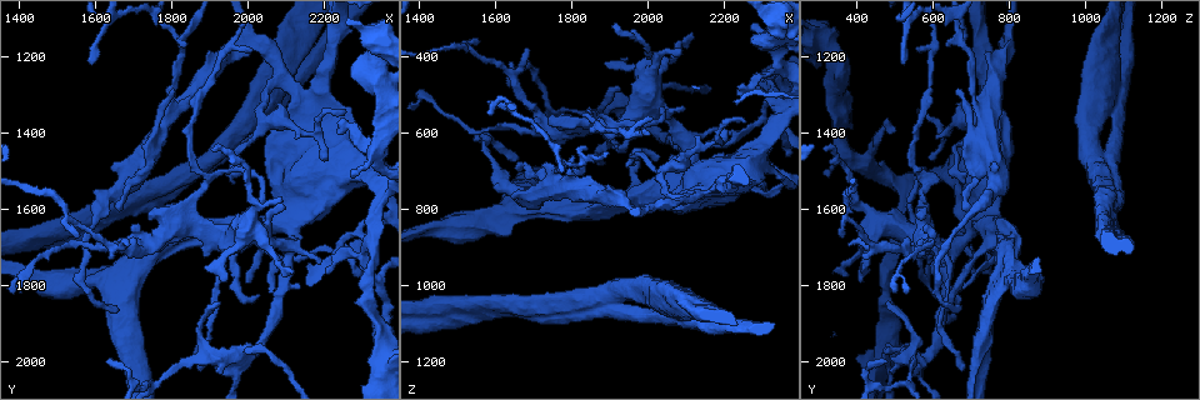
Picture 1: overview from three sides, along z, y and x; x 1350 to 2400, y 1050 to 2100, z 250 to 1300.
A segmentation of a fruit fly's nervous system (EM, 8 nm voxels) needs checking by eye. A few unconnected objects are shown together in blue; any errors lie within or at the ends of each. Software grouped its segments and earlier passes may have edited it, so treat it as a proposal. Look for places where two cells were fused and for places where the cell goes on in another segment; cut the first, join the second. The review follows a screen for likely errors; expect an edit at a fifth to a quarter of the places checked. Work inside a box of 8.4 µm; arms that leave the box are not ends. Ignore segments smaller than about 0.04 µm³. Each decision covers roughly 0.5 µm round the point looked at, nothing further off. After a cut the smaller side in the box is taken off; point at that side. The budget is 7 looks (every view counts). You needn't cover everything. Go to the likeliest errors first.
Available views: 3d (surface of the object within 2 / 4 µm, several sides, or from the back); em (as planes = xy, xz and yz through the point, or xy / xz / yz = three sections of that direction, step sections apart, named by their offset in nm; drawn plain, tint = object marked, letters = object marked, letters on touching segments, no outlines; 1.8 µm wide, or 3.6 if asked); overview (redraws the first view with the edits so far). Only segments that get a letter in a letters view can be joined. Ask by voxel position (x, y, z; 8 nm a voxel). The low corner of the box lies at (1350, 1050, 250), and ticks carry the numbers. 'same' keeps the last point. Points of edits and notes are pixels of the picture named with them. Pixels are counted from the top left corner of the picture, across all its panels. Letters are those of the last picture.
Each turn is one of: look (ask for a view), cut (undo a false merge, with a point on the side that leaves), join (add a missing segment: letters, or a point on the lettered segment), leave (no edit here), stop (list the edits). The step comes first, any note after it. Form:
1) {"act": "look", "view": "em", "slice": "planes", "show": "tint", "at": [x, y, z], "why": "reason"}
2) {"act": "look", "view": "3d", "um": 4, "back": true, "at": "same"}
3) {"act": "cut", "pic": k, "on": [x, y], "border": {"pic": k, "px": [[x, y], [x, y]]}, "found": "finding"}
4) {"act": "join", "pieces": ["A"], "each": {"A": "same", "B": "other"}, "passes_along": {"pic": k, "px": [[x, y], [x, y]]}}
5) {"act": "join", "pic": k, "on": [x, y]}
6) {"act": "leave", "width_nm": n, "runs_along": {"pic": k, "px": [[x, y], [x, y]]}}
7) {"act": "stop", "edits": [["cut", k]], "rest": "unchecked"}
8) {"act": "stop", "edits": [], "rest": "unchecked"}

{"act": "look", "view": "em", "slice": "yz", "step": 4, "show": "letters", "at": [1705, 1735, 795], "why": "three arms meet"}

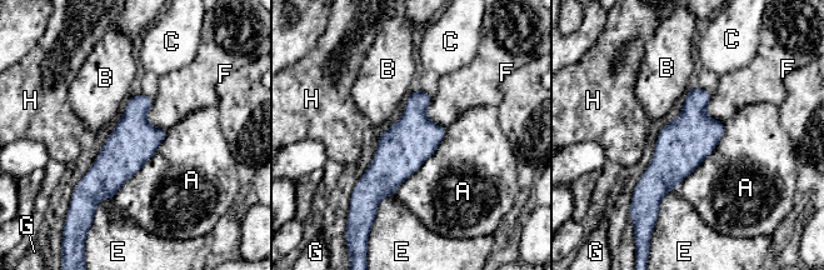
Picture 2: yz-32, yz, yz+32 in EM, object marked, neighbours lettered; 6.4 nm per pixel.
{"act": "leave", "longest_contact_nm": ["A", 550], "each": {"A": "other", "B": "other", "C": "other", "E": "other", "F": "other", "G": "other", "H": "other"}, "found": "one cell here"}

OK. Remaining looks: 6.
{"act": "look", "view": "3d", "um": 4, "back": true, "at": [1825, 1330, 755], "why": "calibre changes"}

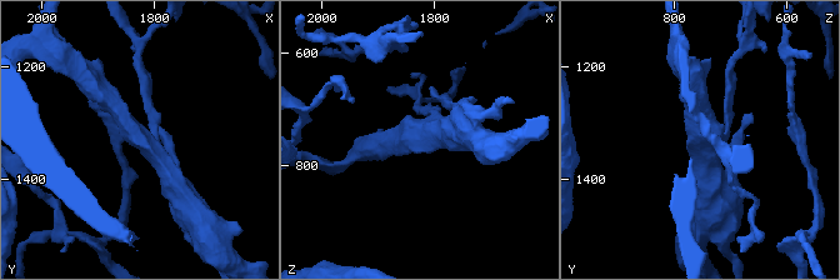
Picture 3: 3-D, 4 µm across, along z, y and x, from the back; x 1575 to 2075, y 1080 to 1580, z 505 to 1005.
{"act": "look", "view": "em", "slice": "planes", "show": "plain", "at": [1815, 1325, 750], "arms": 3}

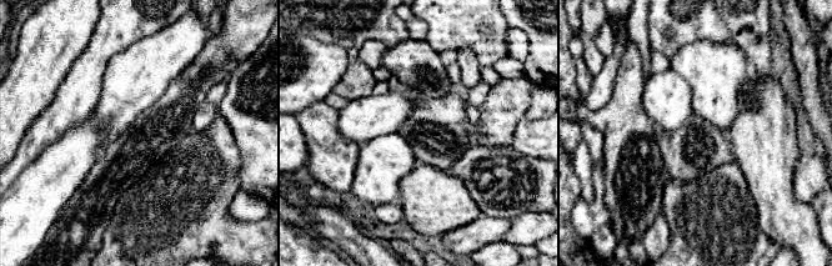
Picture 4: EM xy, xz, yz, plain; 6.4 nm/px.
{"act": "look", "view": "em", "slice": "planes", "show": "letters", "at": "same", "why": "what lies round it"}

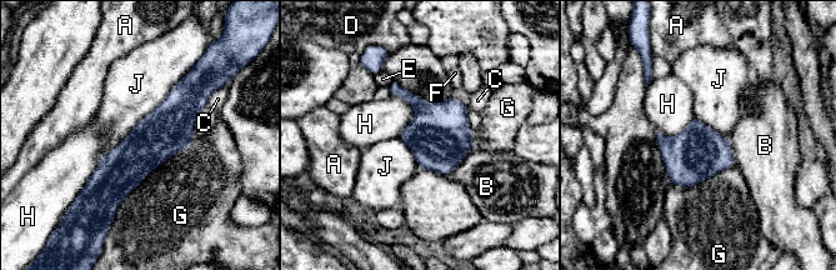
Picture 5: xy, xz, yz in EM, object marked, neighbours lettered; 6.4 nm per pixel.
{"act": "leave", "width_nm": 300, "each": {"A": "other", "B": "other", "C": "other", "D": "other", "E": "other", "F": "other", "G": "other", "H": "other", "J": "other"}, "found": "continuous, no second cell"}

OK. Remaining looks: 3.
{"act": "look", "view": "3d", "um": 2, "at": [2185, 1315, 745], "why": "calibre changes"}

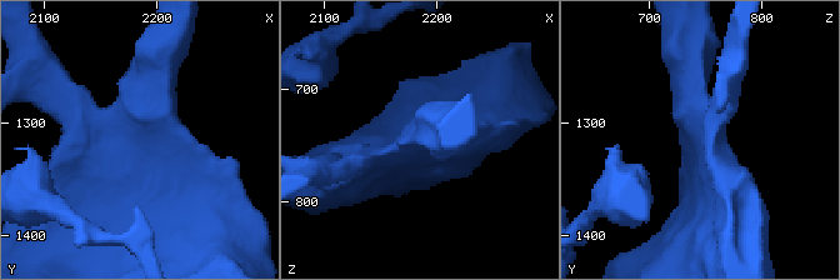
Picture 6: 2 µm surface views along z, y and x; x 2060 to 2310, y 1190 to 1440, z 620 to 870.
{"act": "look", "view": "em", "slice": "planes", "show": "letters", "at": [2188, 1310, 746], "why": "shape alone is not enough"}

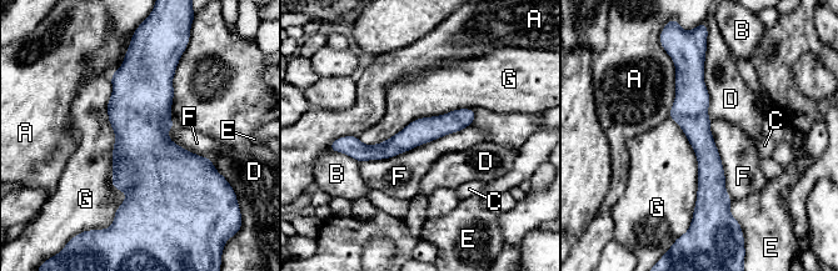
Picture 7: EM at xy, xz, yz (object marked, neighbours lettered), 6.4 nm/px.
{"act": "leave", "each": {"A": "other", "B": "other", "C": "other", "D": "other", "E": "other", "F": "other", "G": "other"}, "border": {"pic": 7, "px": [[469, 125], [393, 156], [359, 162]]}, "found": "all the same cell"}

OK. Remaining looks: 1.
{"act": "stop", "edits": [], "rest": "unchecked"}

